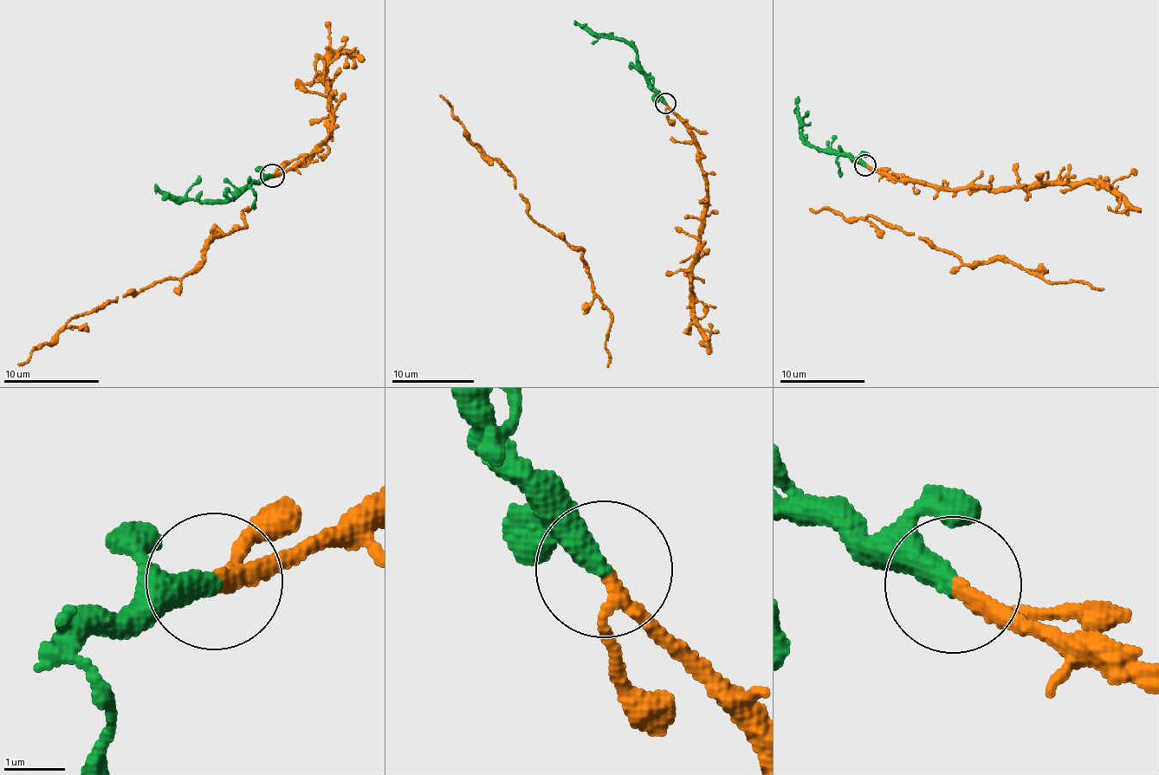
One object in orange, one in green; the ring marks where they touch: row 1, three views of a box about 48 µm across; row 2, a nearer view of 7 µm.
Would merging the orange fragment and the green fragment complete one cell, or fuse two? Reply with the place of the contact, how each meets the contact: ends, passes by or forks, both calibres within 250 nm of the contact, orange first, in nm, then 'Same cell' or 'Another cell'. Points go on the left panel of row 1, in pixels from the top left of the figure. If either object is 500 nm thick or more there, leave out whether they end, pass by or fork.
Place: (272, 176). At the ring orange passes by. At the ring green ends. Thickness 190 nm (orange) against 400 nm. Same cell

